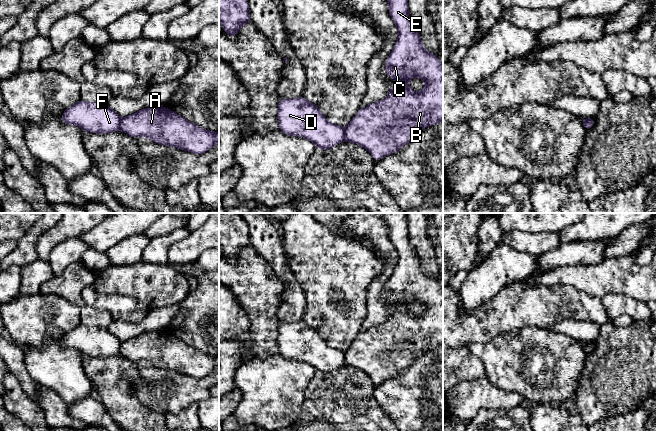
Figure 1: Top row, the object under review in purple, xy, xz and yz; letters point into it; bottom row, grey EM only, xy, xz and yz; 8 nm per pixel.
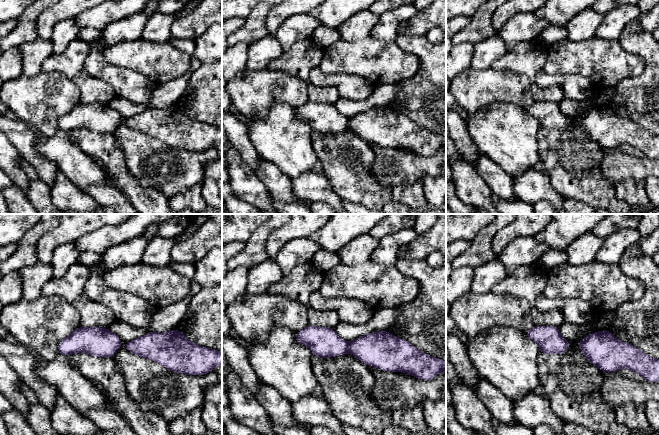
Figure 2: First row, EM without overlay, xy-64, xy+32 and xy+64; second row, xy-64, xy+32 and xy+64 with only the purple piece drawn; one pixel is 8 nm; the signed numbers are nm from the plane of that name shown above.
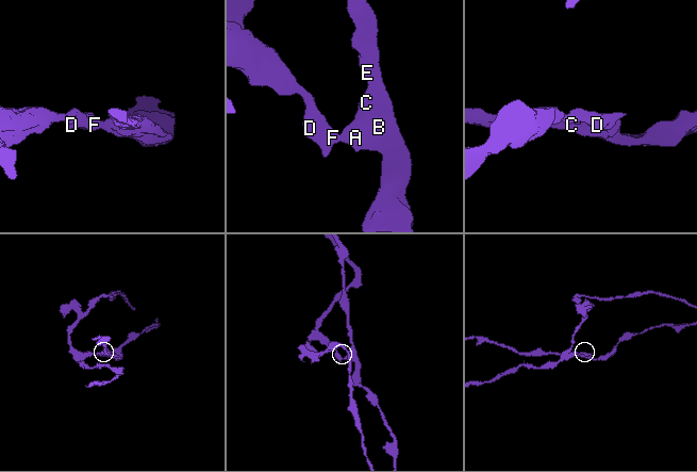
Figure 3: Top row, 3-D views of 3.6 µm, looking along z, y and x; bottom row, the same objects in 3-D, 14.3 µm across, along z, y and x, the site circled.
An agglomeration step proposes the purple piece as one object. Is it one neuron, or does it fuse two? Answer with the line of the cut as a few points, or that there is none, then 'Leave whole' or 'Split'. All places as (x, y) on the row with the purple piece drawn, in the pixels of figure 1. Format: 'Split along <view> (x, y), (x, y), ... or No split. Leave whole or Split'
Split along xz (343, 128), (345, 140). Split

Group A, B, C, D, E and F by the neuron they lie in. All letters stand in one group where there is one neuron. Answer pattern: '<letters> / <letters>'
A B C E / D F

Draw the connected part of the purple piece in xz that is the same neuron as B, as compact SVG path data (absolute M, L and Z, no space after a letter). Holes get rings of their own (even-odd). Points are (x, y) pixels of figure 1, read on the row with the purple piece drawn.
M387 0L387 2L389 15L398 28L398 39L392 52L385 60L385 73L388 77L396 79L397 83L391 87L386 98L363 109L360 108L348 126L344 128L345 141L367 149L376 162L385 156L398 152L424 128L430 125L438 125L443 121L443 64L434 53L428 52L423 47L419 31L410 18L408 0ZM413 77L419 77L425 82L425 87L420 92L415 92L409 86L409 81Z

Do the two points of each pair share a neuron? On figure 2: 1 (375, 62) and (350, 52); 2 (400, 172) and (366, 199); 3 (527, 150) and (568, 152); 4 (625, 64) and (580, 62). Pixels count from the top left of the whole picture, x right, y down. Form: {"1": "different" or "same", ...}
{"1": "same", "2": "different", "3": "different", "4": "same"}

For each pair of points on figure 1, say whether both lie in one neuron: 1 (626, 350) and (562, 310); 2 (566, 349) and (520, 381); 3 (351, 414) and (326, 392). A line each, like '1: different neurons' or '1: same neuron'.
1: different neurons
2: same neuron
3: same neuron

